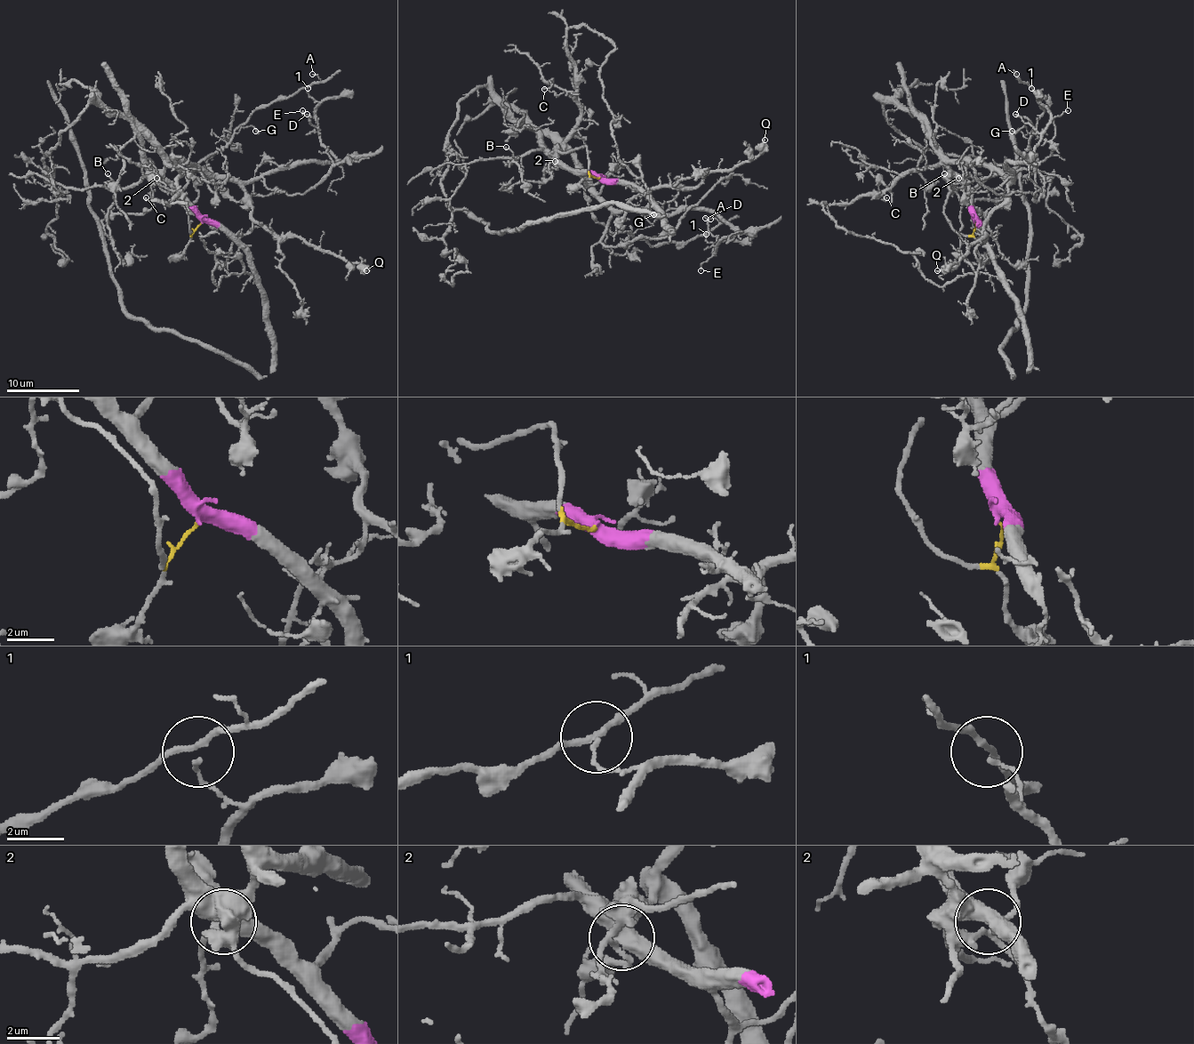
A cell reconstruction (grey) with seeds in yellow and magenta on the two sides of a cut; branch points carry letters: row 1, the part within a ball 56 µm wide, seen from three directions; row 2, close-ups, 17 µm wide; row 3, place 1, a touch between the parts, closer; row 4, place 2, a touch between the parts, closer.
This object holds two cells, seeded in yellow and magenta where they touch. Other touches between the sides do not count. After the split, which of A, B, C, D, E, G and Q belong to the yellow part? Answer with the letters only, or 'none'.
C, D, E, Q

